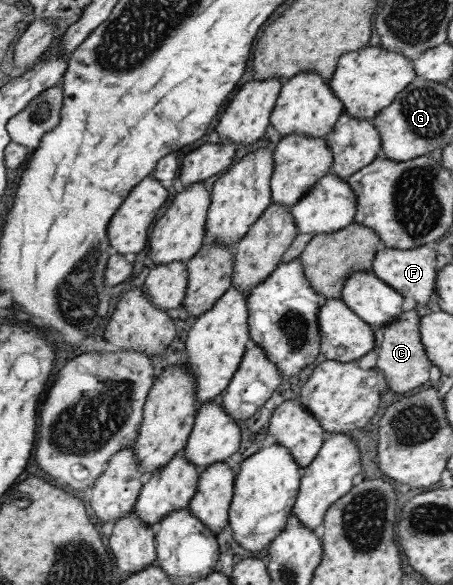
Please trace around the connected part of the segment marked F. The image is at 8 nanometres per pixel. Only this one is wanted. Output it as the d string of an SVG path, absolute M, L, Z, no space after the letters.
M427 245L412 247L411 249L391 249L382 247L372 259L370 270L392 287L403 297L411 297L416 305L425 305L429 295L434 293L436 278L436 254Z

